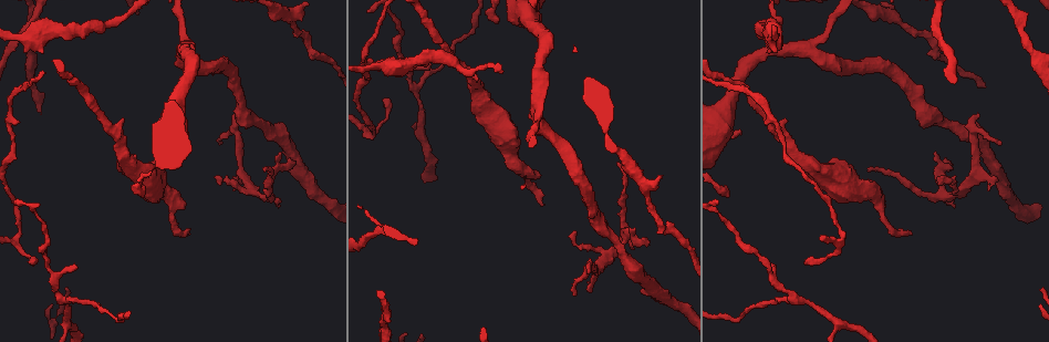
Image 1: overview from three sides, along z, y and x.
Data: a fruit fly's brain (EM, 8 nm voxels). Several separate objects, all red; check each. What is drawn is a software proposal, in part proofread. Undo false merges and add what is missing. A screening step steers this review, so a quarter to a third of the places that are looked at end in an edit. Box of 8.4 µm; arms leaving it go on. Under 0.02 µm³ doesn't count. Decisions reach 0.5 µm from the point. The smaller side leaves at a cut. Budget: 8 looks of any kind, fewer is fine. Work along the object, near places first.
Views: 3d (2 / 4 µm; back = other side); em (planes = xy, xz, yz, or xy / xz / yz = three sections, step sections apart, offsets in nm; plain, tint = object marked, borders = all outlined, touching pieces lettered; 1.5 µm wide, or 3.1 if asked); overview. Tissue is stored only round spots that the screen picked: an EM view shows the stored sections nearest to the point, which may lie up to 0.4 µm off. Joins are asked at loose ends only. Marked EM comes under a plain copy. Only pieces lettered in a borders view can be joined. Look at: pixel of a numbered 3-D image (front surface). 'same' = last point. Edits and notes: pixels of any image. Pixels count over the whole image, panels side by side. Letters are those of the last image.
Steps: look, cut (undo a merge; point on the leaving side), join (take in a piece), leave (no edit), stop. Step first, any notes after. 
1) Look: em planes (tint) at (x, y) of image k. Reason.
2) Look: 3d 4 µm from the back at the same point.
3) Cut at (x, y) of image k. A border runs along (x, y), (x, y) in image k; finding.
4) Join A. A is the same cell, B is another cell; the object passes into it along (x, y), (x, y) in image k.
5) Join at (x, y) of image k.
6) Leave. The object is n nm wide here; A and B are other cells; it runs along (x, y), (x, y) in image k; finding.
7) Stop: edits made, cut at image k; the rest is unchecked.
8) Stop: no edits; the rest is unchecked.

Look: em planes (borders) at (48, 269) of image 1. Thin neck.

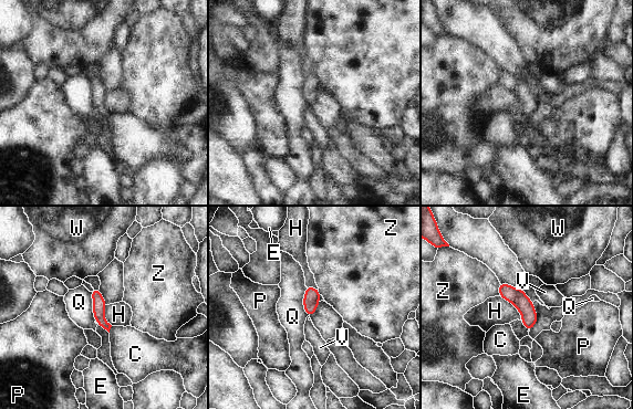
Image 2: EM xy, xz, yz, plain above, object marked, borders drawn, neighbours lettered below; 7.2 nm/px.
Leave. C, E, H, P, Q, V, W and Z are other cells; all the same cell.

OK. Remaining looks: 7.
Look: em yz step 8 (borders) at (188, 235) of image 1.

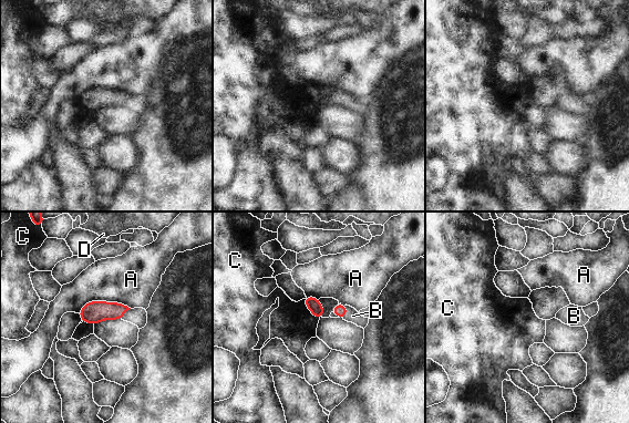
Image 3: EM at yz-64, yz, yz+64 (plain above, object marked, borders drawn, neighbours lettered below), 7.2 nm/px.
Join B. B is the same cell, A, C and D are other cells; the object passes into it along (340, 310), (347, 311), (352, 316) in image 3; it goes on there.

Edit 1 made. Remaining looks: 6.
Look: 3d 4 µm at (588, 273) of image 1. An open end.

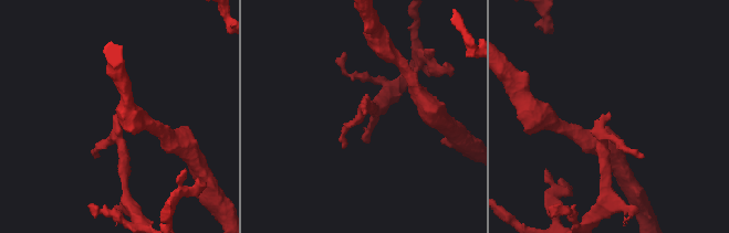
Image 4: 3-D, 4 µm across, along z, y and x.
Look: em xz step 8 (borders) at (114, 116) of image 4.

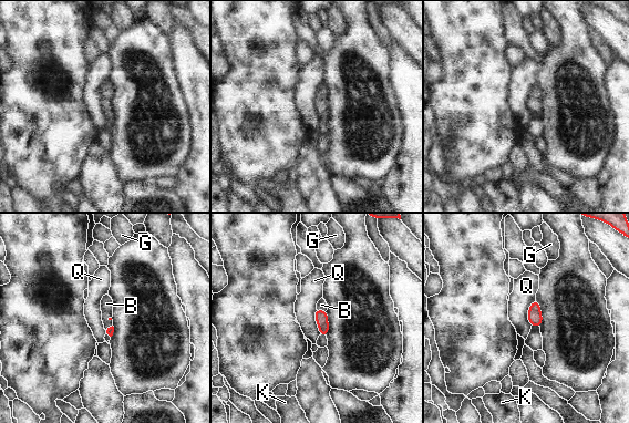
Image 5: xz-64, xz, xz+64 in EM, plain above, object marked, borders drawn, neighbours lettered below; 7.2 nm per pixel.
Look: em planes (borders) at the same point. Another direction.

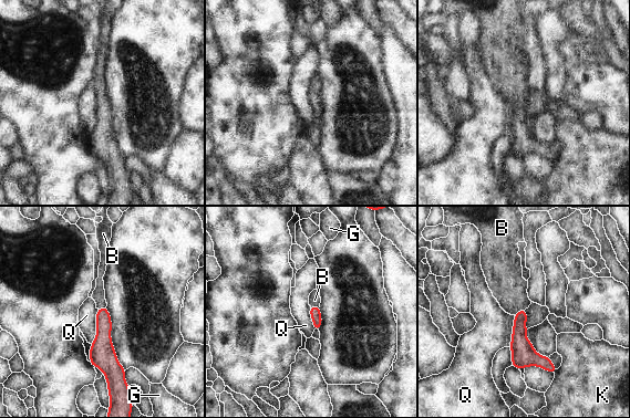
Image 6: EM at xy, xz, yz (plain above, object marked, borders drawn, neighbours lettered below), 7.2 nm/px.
Join B. B is the same cell, G, K and Q are other cells; the object passes into it along (520, 344), (520, 310), (505, 280) in image 6; it goes on there.

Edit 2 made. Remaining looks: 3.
Stop: edits made, join at image 3, join at image 6; the rest is unchecked.

